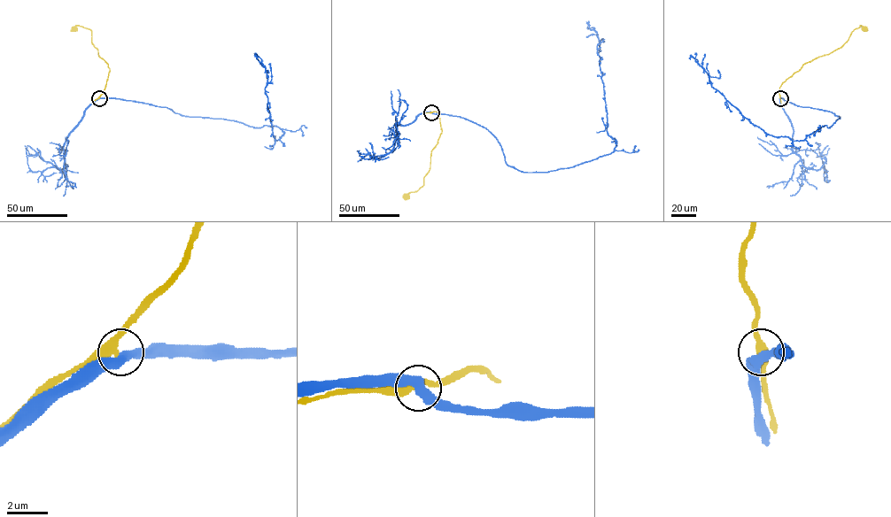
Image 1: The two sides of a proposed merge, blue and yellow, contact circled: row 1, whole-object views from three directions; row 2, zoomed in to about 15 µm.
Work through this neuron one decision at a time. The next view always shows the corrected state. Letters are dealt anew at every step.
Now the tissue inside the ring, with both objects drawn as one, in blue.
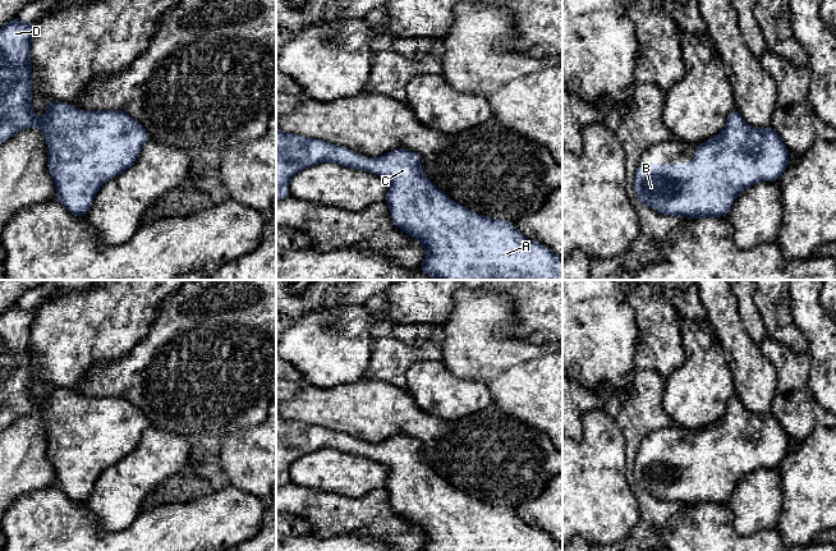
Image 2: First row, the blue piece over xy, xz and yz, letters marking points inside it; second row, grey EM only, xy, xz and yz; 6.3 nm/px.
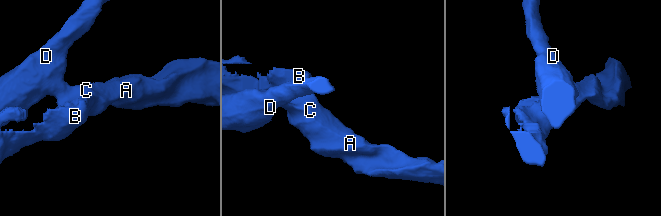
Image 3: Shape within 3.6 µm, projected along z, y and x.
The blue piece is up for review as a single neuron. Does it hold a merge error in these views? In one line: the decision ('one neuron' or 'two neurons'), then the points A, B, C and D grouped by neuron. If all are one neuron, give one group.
one neuron; A B C D

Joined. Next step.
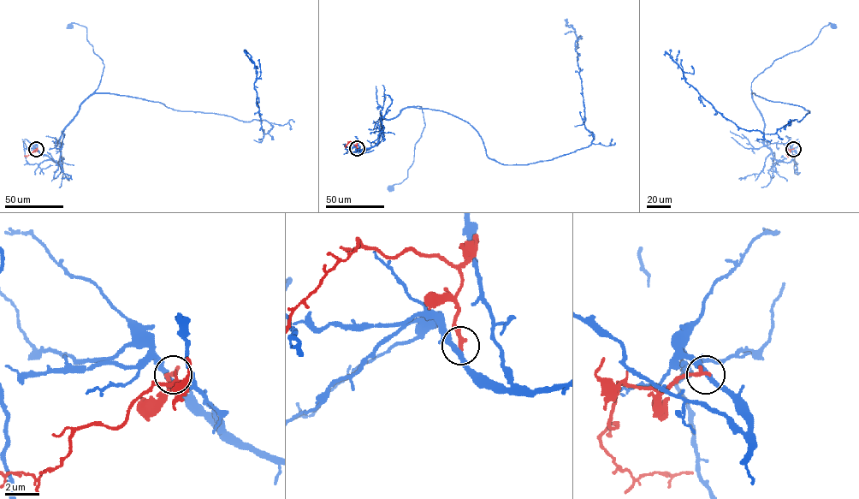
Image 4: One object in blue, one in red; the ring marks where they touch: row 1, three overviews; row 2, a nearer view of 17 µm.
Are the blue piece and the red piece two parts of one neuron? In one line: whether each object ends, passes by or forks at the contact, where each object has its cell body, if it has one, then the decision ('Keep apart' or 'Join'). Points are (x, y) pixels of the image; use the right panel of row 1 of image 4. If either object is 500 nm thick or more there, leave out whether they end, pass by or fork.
At the ring blue passes by. At the ring red ends. Soma of blue: (833, 26). Soma of red: none. Keep apart

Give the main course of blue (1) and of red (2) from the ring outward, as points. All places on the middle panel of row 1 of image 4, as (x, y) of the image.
1: (357, 148), (367, 151), (378, 141), (380, 118), (420, 106), (425, 127), (413, 161), (407, 176), (391, 187)
2: (357, 148), (357, 143), (350, 141), (345, 147)

